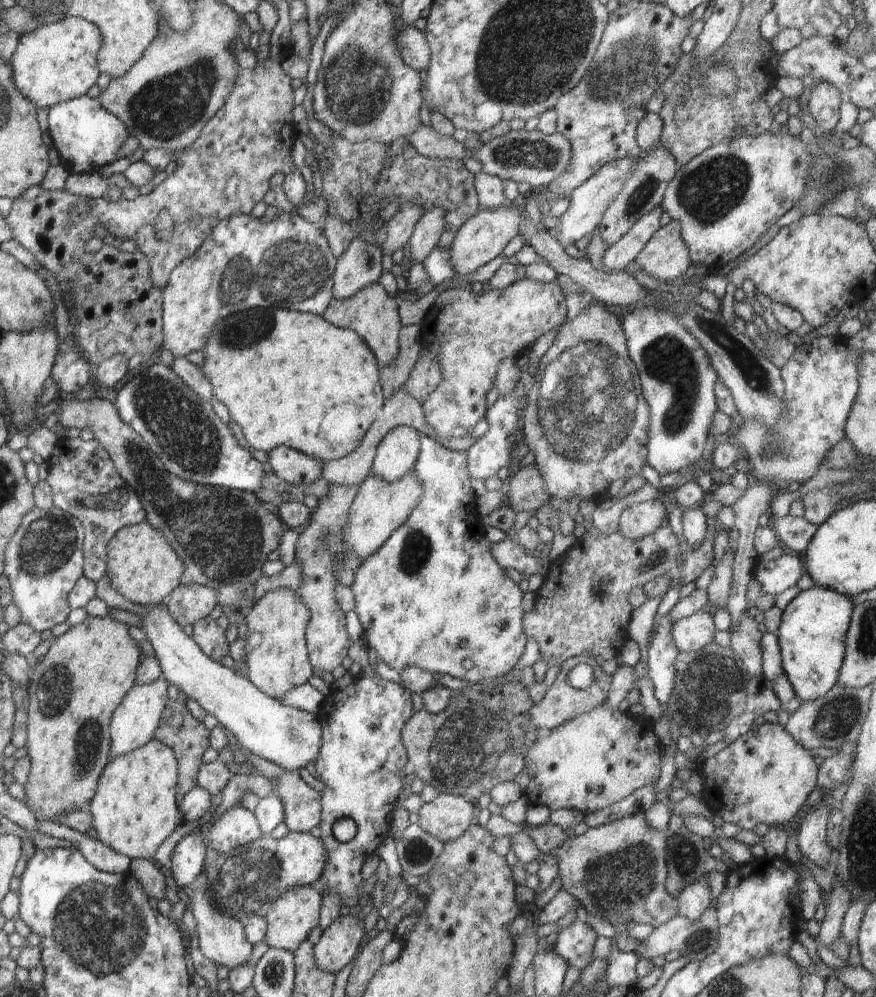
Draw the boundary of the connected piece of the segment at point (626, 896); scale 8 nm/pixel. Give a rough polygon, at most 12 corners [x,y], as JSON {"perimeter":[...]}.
{"perimeter":[[638,813],[568,837],[561,889],[588,914],[657,927],[679,914],[667,839]]}

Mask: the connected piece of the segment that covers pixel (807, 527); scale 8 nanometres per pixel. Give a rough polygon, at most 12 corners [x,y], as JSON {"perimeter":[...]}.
{"perimeter":[[771,517],[771,528],[794,552],[804,552],[818,525],[804,517]]}

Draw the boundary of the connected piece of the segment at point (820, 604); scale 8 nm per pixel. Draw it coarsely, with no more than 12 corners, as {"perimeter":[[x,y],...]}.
{"perimeter":[[815,585],[784,608],[776,636],[795,696],[837,683],[854,607]]}

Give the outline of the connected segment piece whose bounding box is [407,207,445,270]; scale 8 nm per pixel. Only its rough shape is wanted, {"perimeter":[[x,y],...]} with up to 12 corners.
{"perimeter":[[434,207],[415,223],[410,263],[422,262],[439,243],[445,210]]}

